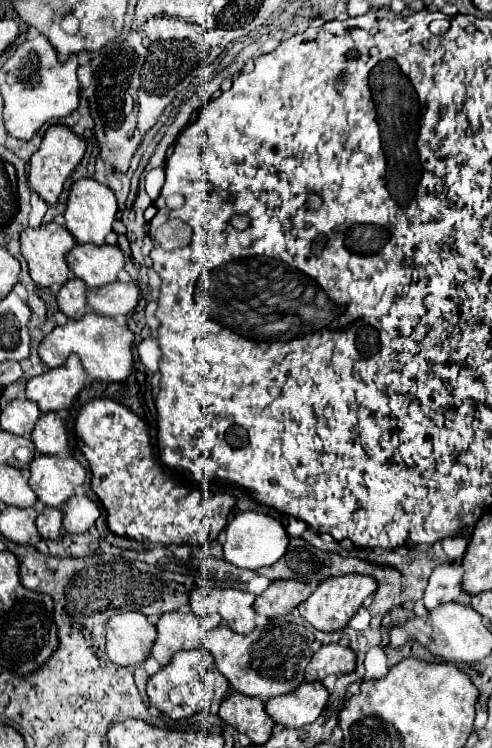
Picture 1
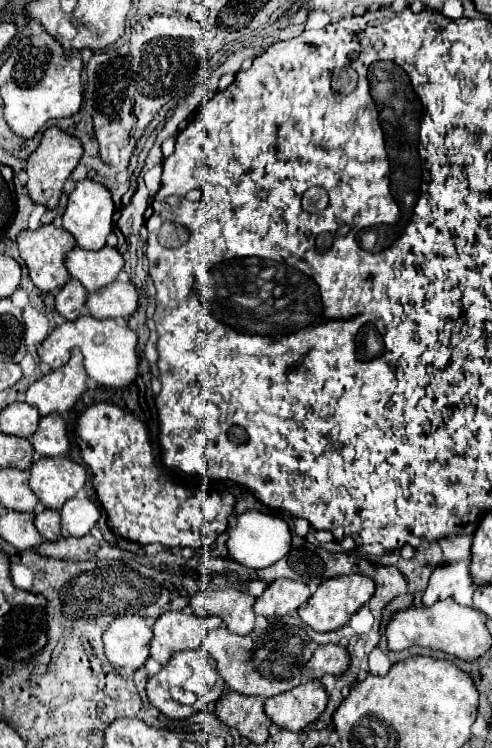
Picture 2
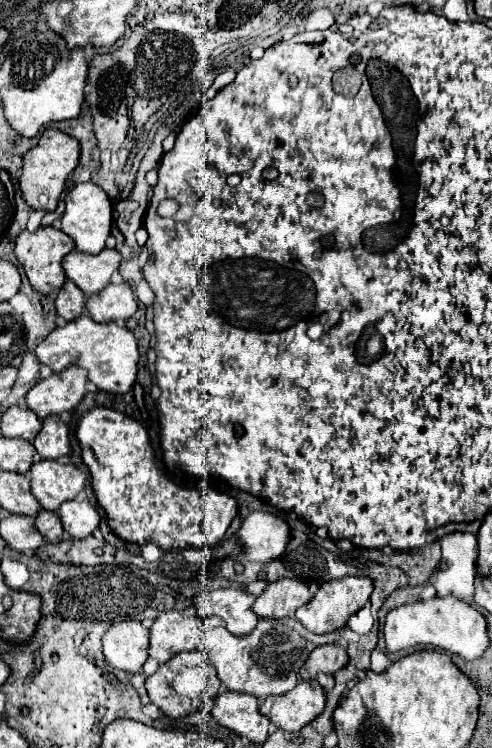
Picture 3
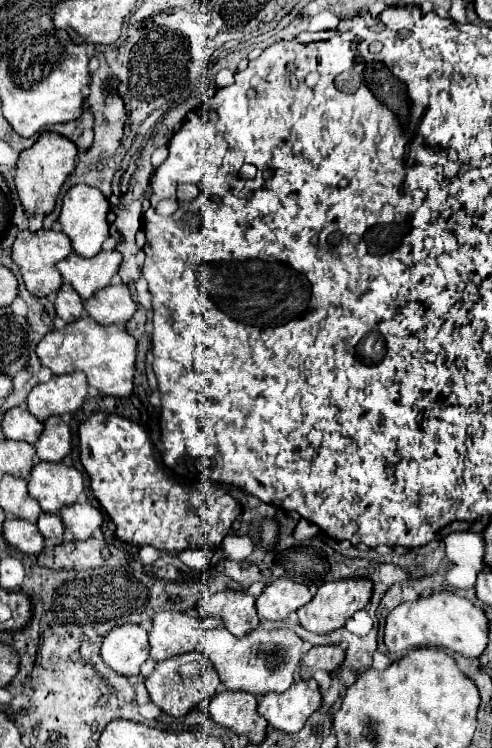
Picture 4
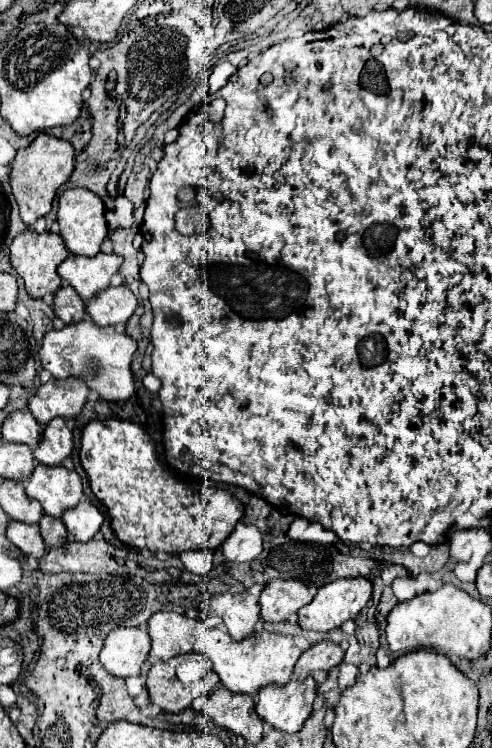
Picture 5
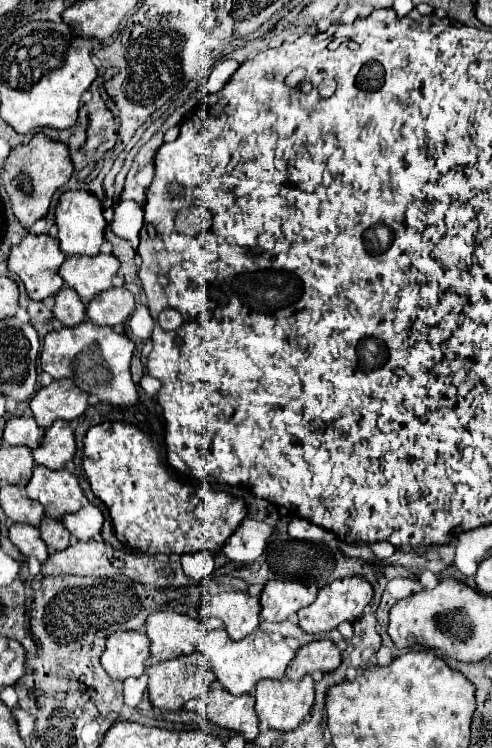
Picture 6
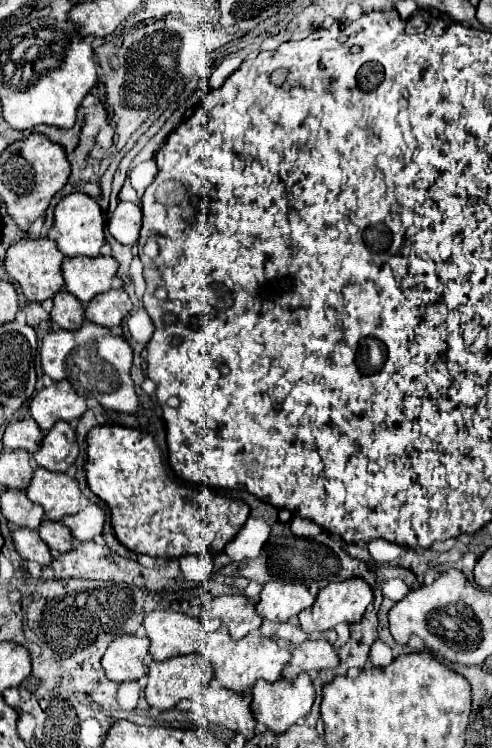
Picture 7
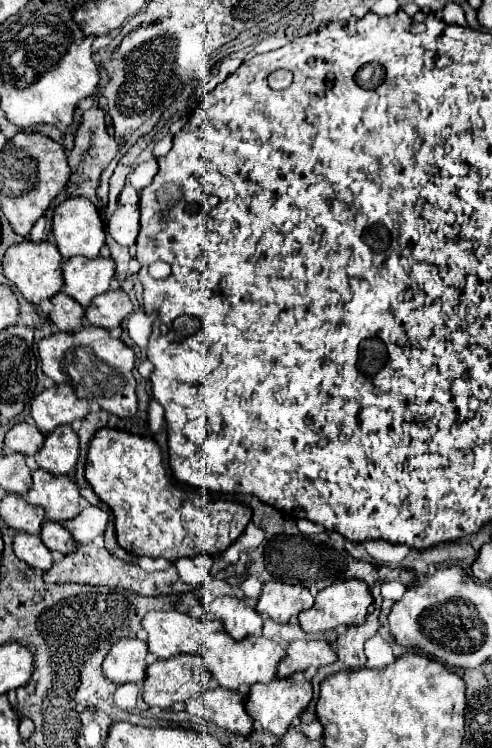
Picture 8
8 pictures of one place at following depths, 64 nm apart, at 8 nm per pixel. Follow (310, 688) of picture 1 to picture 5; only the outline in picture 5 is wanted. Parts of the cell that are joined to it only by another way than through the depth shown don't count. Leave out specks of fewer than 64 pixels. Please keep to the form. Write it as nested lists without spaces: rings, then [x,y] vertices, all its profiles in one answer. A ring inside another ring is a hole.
[[[308,676],[304,682],[290,680],[284,686],[264,686],[256,694],[256,712],[270,726],[284,732],[298,732],[312,712],[316,700],[316,682]]]

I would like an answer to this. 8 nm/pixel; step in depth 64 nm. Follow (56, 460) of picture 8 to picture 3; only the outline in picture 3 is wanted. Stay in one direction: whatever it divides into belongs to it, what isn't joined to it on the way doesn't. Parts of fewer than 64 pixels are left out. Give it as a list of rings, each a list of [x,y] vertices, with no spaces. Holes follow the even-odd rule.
[[[52,414],[42,422],[42,430],[32,444],[40,454],[40,458],[56,460],[60,456],[66,456],[70,452],[68,426],[60,420],[60,416]]]

